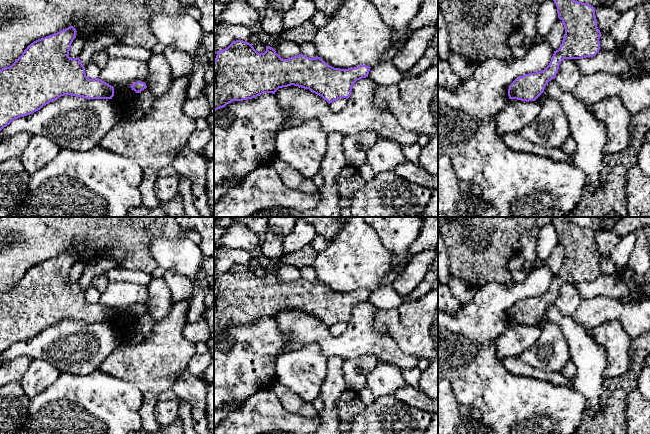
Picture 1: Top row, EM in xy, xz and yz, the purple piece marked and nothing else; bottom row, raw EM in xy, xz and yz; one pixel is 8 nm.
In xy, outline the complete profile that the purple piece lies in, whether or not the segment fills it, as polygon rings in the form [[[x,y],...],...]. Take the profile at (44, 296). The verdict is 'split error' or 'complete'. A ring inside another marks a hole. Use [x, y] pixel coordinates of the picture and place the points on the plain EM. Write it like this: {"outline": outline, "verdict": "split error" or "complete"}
{"outline": [[[70,250],[38,263],[27,270],[11,290],[0,293],[0,355],[13,344],[33,338],[64,319],[86,323],[112,323],[113,310],[99,302],[88,302],[79,281],[69,281],[76,256],[76,253]]], "verdict": "complete"}

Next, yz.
{"outline": [[[553,217],[558,242],[563,246],[565,258],[560,272],[554,275],[549,289],[542,295],[516,302],[508,313],[509,323],[535,325],[552,303],[555,303],[564,283],[593,281],[600,274],[601,256],[597,251],[595,232],[573,224],[567,217]]], "verdict": "complete"}

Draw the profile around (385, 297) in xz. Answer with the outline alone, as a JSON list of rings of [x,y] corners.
[[[391,285],[378,286],[370,292],[368,301],[379,310],[395,309],[404,299]]]

